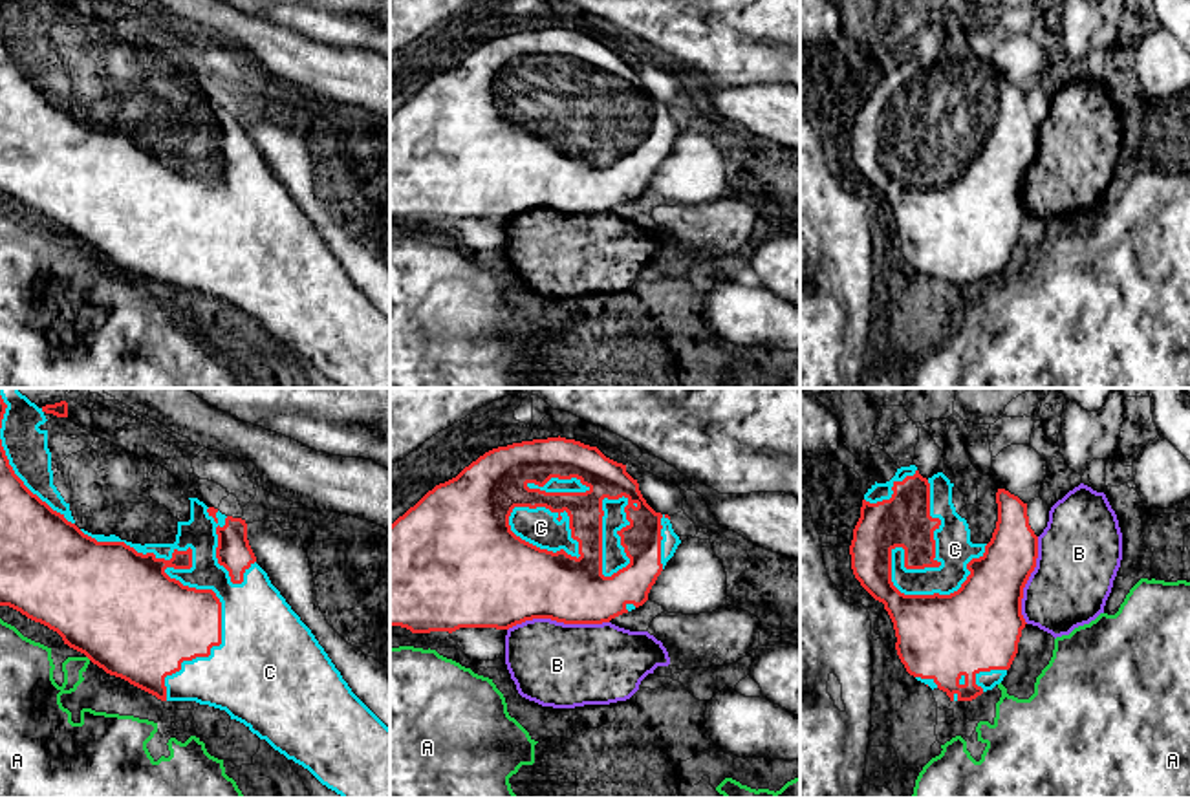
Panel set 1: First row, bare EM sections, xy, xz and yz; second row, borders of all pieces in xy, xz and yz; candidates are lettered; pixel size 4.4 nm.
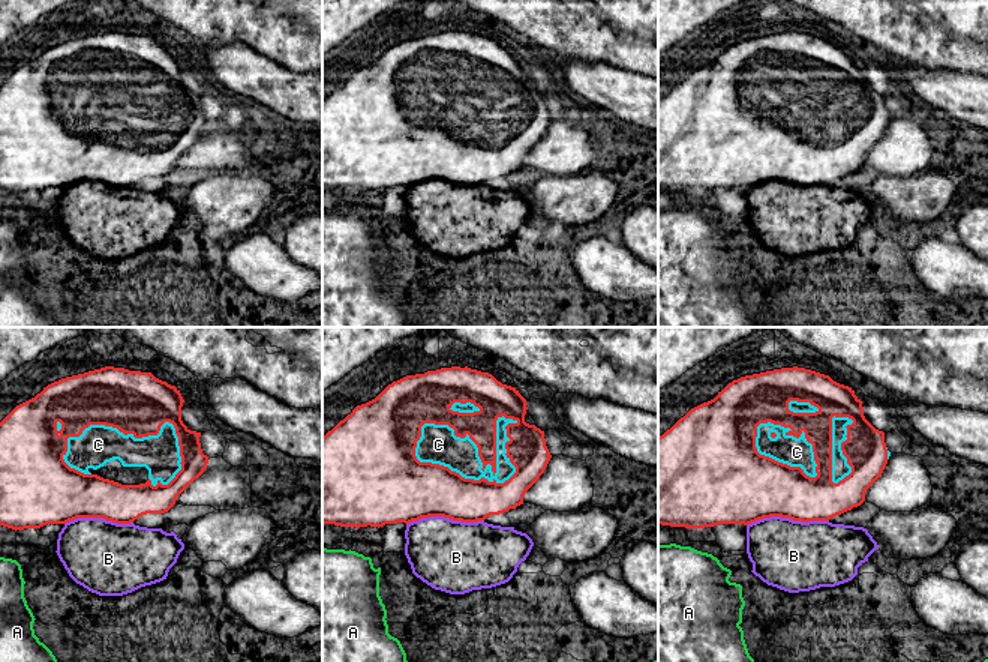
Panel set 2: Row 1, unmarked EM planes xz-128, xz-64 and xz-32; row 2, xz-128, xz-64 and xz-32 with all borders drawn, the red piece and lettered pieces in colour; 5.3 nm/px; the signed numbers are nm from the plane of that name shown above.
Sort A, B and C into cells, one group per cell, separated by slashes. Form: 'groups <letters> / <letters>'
groups A / B / C

